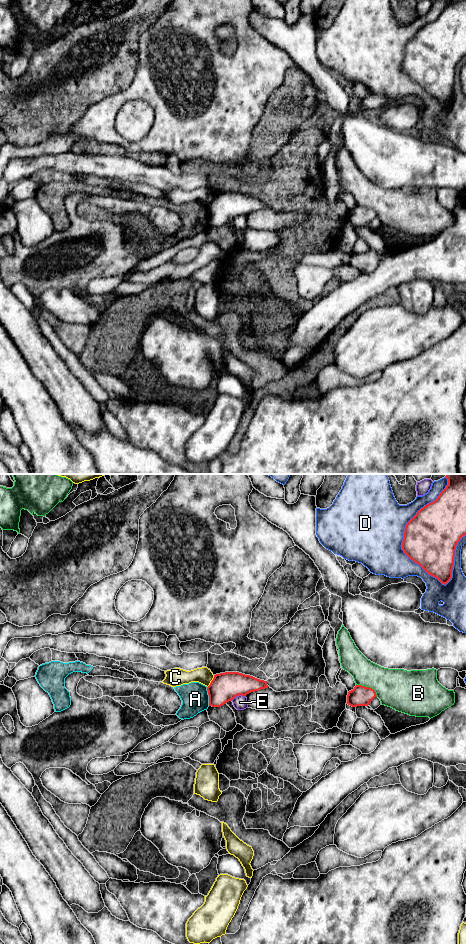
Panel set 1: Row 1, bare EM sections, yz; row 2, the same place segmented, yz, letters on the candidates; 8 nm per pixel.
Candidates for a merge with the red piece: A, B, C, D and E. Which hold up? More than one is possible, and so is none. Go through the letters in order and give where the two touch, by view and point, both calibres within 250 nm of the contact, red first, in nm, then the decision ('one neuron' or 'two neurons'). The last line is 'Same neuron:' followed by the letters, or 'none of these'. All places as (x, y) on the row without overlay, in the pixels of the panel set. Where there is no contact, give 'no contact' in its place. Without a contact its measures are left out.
A: yz (209, 216) | 240/220 nm | two neurons
B: yz (368, 207) | 160/320 nm | two neurons
C: yz (211, 201) | 240/130 nm | two neurons
D: yz (404, 54) | 440/500 nm | two neurons
E: yz (238, 215) | 240/110 nm | two neurons
Same neuron: none of these

